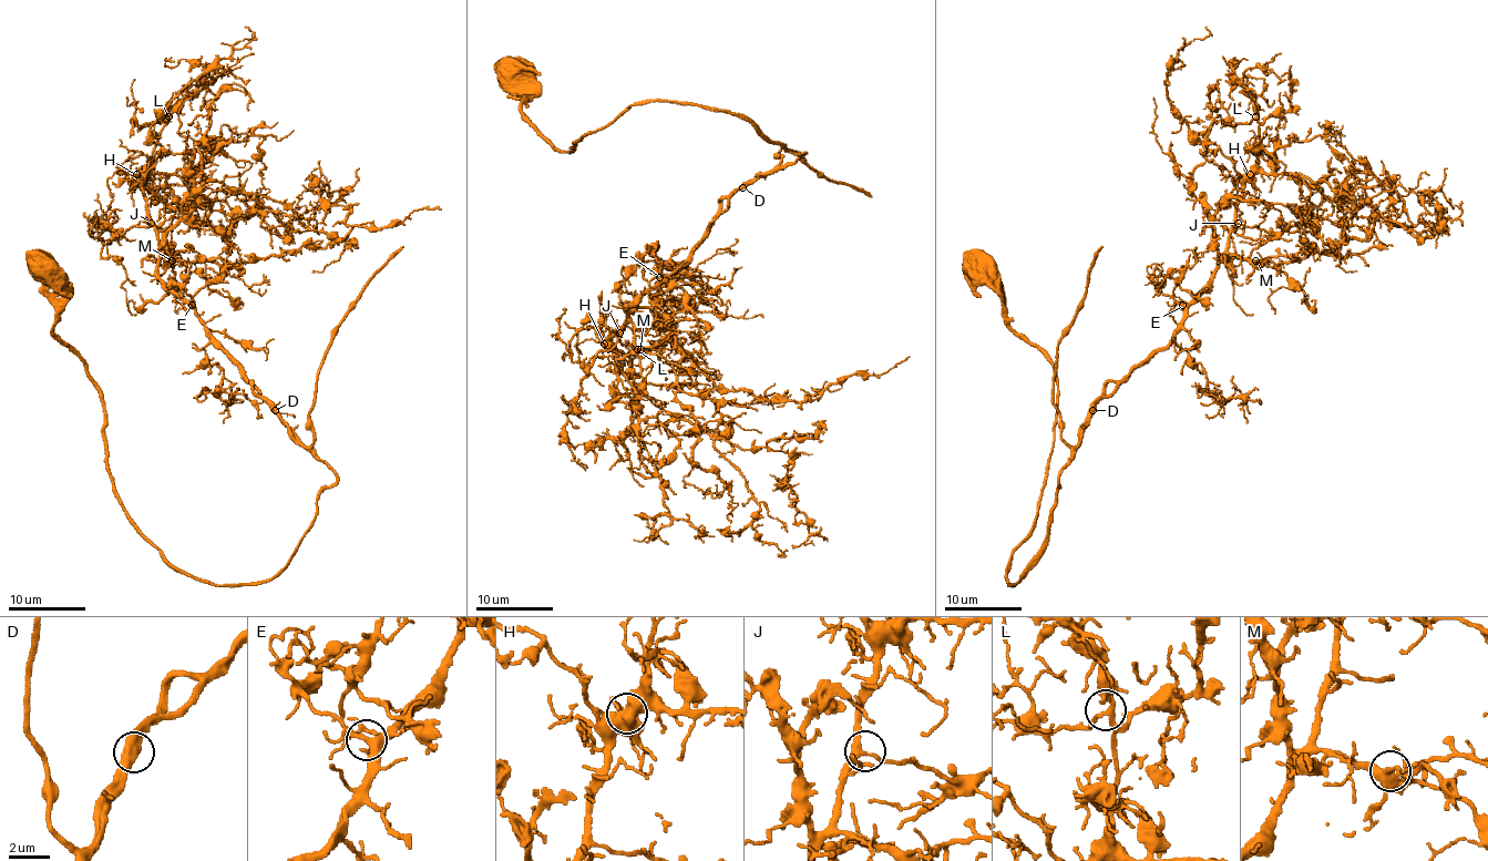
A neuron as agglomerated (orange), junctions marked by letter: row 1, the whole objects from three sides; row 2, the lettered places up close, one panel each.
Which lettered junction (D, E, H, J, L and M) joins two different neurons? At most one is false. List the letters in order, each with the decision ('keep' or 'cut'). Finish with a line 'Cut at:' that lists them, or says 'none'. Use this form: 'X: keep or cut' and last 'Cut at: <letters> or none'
D: keep
E: keep
H: keep
J: keep
L: keep
M: keep
Cut at: none

